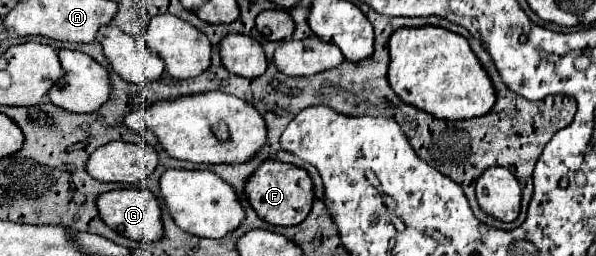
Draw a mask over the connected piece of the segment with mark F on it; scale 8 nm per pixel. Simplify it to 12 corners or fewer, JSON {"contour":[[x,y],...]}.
{"contour":[[261,163],[245,193],[271,225],[299,225],[313,205],[309,173]]}

